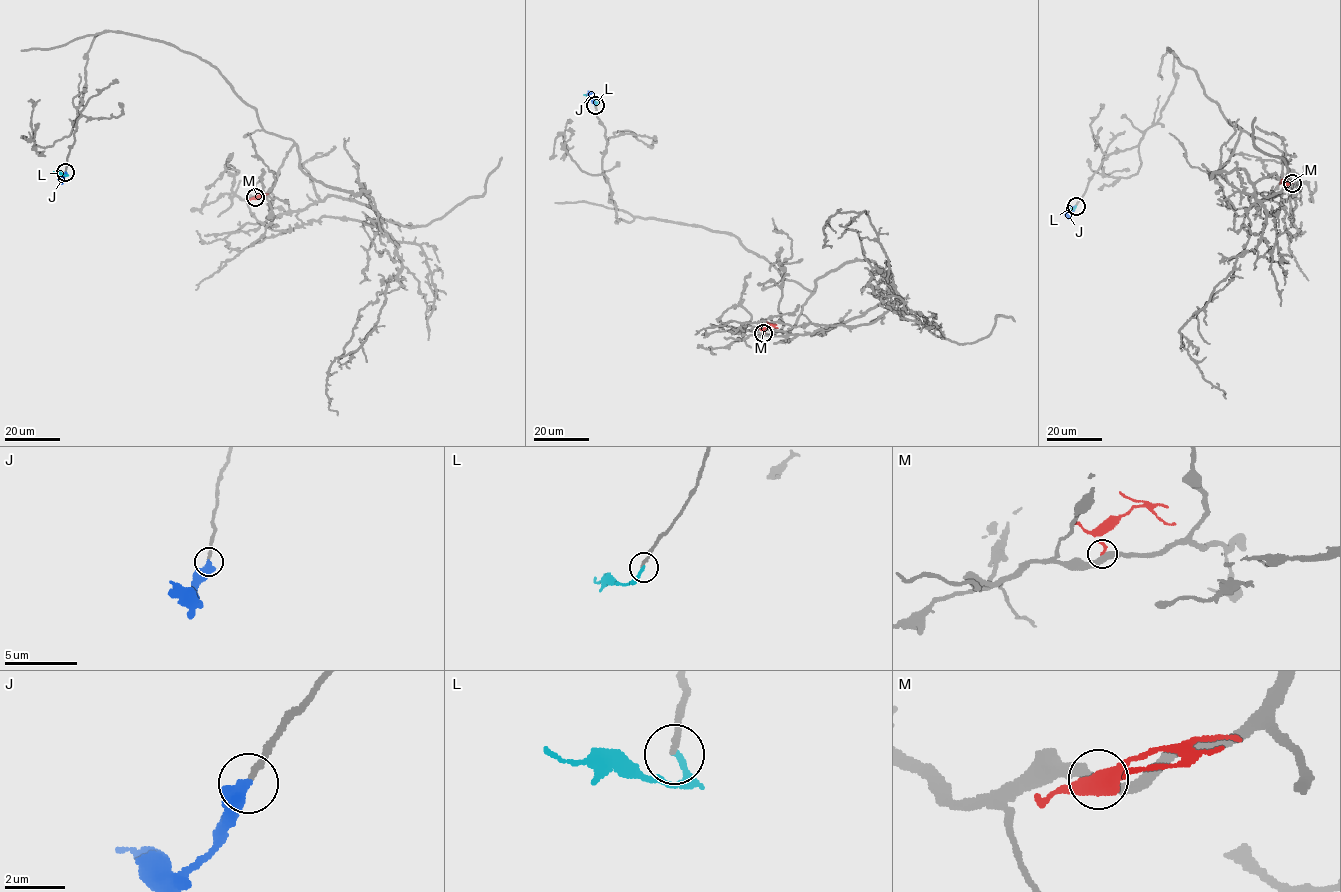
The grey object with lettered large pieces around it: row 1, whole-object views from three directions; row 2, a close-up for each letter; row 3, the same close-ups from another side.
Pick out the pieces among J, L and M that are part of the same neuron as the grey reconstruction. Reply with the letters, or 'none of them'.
J

